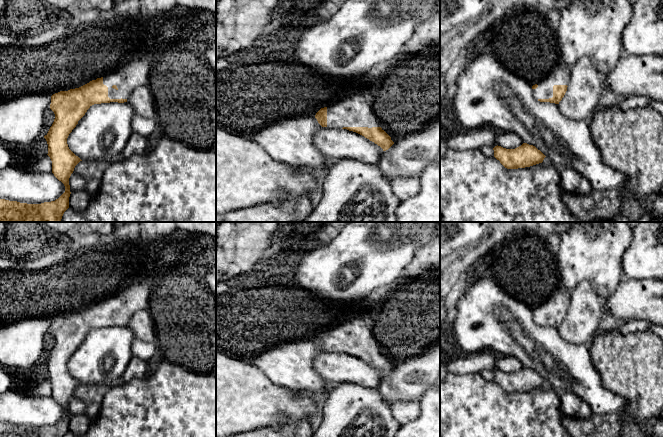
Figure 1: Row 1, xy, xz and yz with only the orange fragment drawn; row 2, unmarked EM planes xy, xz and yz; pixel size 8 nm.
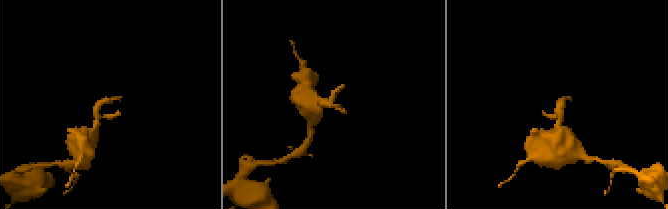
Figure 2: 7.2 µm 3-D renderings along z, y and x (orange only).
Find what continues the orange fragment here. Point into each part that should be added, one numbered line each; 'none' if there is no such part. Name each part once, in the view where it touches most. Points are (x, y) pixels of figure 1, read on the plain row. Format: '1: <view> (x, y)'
1: yz (561, 299)

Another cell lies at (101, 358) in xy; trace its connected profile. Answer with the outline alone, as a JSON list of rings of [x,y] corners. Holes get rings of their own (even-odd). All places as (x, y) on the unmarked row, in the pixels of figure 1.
[[[128,326],[94,328],[69,358],[68,371],[83,385],[110,385],[122,378],[135,339]]]

